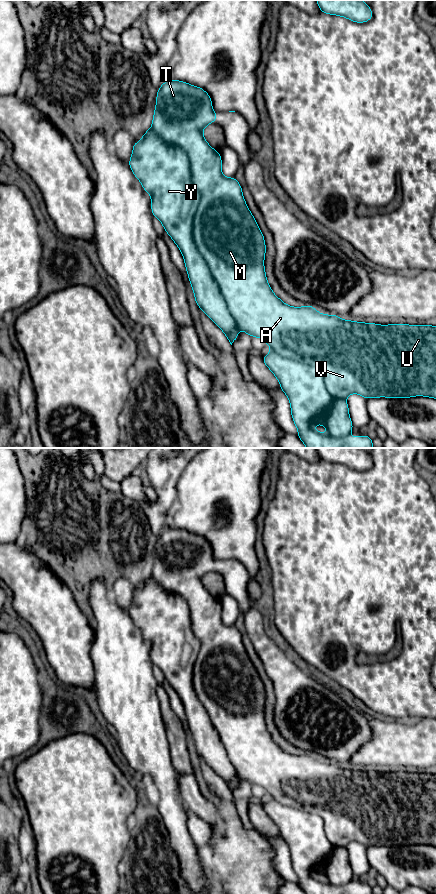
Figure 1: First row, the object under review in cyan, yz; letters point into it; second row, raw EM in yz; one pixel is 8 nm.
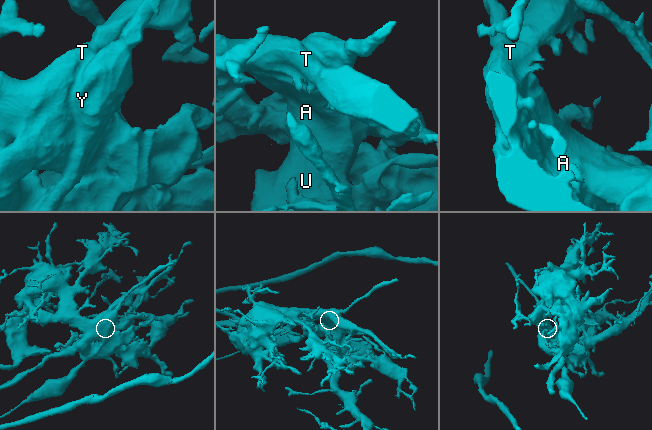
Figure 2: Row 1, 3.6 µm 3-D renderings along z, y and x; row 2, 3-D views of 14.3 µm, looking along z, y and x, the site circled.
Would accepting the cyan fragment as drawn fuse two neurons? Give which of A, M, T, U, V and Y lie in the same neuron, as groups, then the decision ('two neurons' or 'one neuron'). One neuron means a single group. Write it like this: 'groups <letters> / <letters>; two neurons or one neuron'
groups A M T U V / Y; two neurons

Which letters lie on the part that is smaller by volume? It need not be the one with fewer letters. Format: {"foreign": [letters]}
{"foreign": ["Y"]}

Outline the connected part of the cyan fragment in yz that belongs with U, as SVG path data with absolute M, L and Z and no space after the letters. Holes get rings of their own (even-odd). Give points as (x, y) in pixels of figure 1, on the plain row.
M167 527L165 531L158 537L156 545L156 555L152 568L151 578L156 581L160 587L167 593L174 593L183 597L190 610L191 628L194 635L200 640L201 647L193 668L193 687L196 692L198 700L205 707L209 715L213 727L217 730L220 736L222 745L226 750L229 761L236 770L238 776L246 780L251 785L259 785L263 787L266 792L271 795L271 800L262 806L265 813L278 827L281 838L287 843L291 853L291 863L295 874L298 876L297 884L305 892L305 894L373 894L372 887L368 883L362 885L349 885L348 883L353 878L353 872L349 864L348 852L346 845L357 841L365 847L387 845L387 846L409 846L414 844L425 844L436 847L436 774L430 773L407 773L407 772L390 772L378 773L376 771L363 771L350 768L342 768L338 763L325 763L315 758L314 754L291 755L282 750L280 746L274 743L270 733L267 730L264 706L266 700L265 687L263 682L251 662L247 652L244 648L242 636L235 625L227 626L222 622L221 612L222 607L220 600L215 599L204 587L203 577L206 573L217 568L216 560L212 556L211 545L204 537L190 533L184 529ZM315 872L325 873L328 881L319 881L315 879L312 874Z

